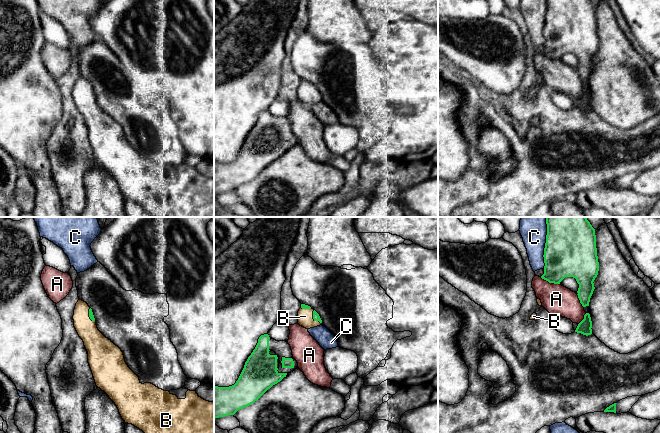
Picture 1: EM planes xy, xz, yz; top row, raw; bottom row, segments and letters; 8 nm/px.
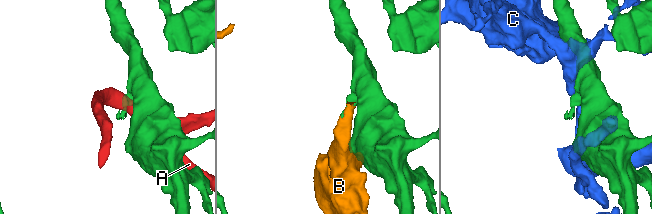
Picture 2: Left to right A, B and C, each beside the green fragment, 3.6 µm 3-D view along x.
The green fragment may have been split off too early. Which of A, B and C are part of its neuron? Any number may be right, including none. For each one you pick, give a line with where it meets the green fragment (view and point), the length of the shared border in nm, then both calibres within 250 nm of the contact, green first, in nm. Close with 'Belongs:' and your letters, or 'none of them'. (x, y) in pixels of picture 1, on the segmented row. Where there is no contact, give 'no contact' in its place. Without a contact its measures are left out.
B: contact xz (313, 318); length 130 nm; calibres 60 and 130 nm
Belongs: B

